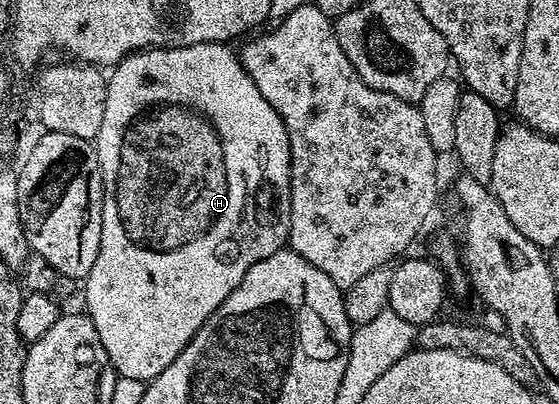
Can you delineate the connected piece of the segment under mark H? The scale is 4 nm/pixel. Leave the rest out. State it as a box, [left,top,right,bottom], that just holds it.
[82,42,292,382]

